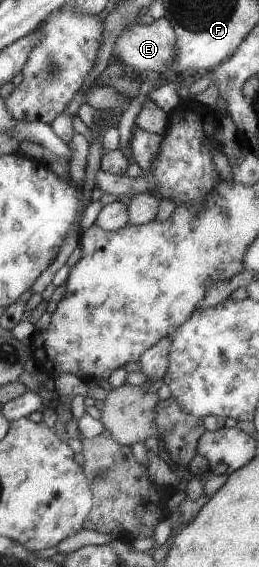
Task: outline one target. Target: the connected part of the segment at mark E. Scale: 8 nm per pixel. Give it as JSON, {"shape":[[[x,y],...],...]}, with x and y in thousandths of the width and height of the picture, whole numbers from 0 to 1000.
{"shape":[[[625,30],[591,35],[579,44],[544,39],[510,44],[502,51],[475,51],[456,56],[456,65],[440,72],[436,97],[444,104],[471,108],[479,115],[541,125],[556,132],[602,132],[602,127],[641,127],[649,115],[672,111],[672,93],[680,93],[683,67],[668,55],[668,46],[653,37]]]}

